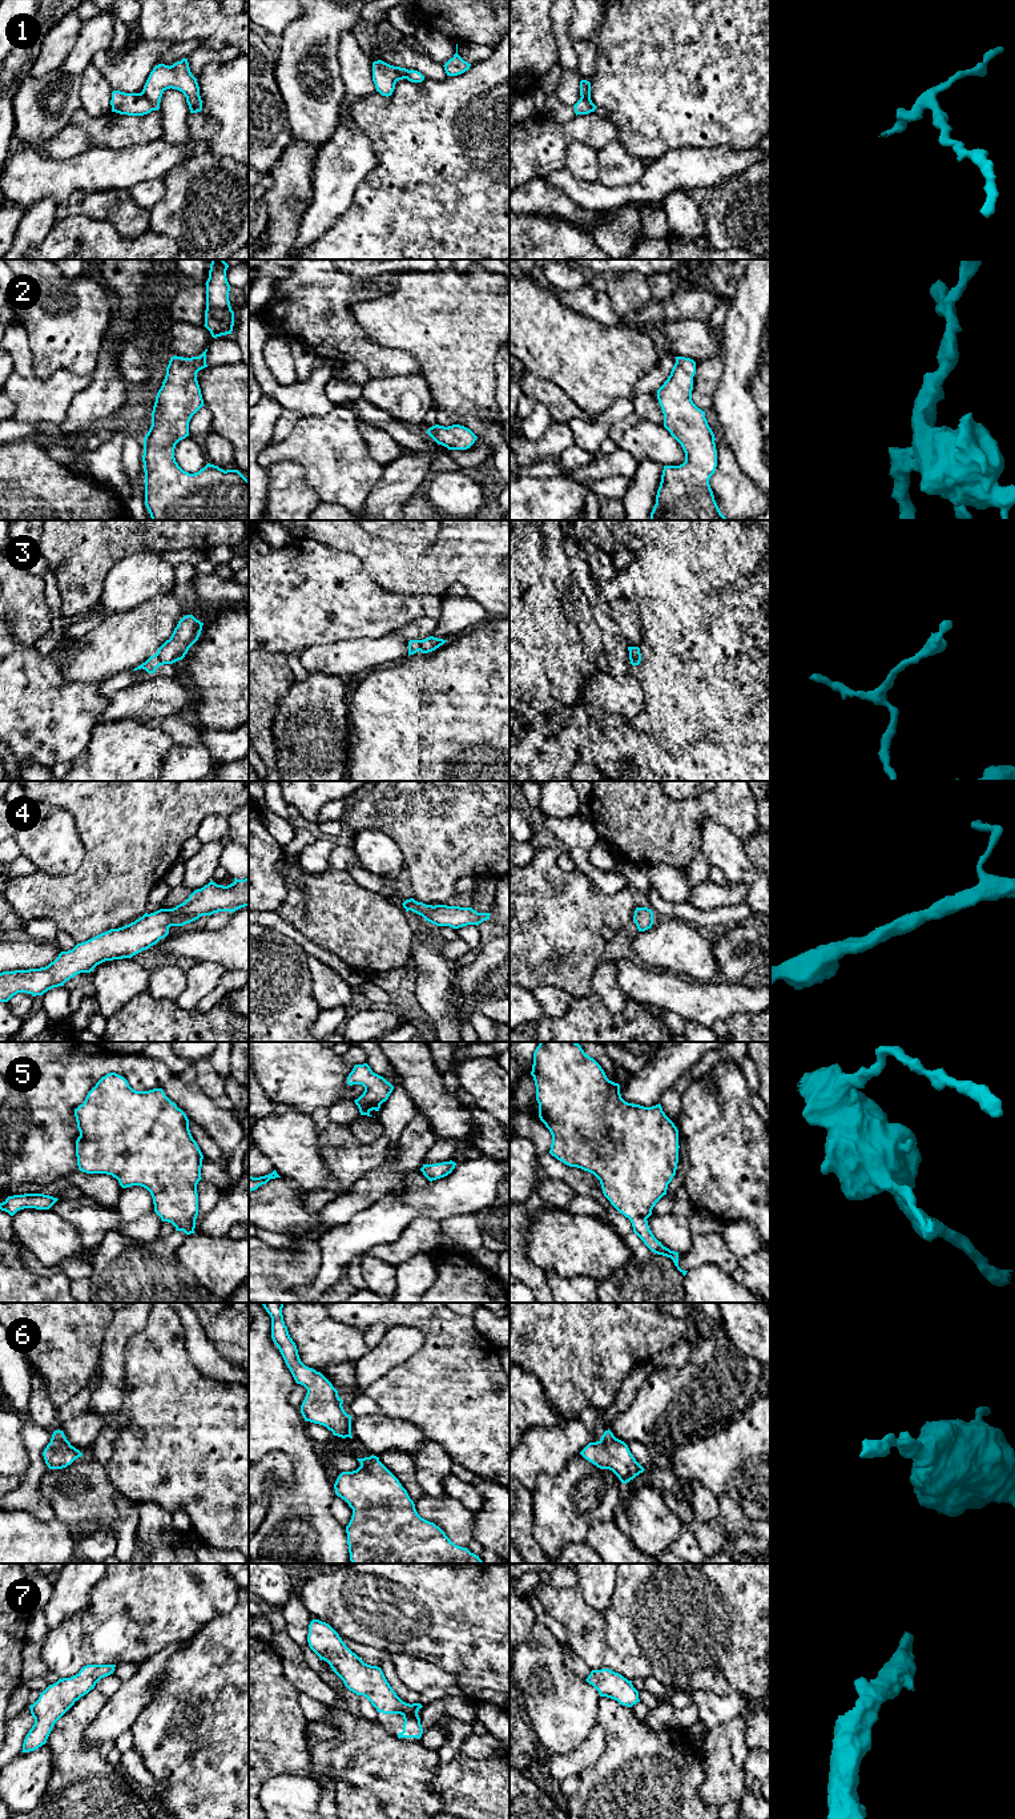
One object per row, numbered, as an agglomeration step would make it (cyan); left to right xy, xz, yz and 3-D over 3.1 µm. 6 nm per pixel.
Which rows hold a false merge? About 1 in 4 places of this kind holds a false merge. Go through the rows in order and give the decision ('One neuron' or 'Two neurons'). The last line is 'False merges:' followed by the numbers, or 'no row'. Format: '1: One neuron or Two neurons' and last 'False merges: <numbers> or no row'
1: Two neurons
2: One neuron
3: One neuron
4: One neuron
5: One neuron
6: One neuron
7: One neuron
False merges: 1

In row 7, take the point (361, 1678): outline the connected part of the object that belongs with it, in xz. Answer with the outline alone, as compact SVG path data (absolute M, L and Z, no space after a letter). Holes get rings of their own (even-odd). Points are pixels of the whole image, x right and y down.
M319 1619L310 1622L307 1642L310 1649L321 1661L330 1665L350 1691L366 1697L378 1713L403 1717L403 1731L398 1734L399 1739L420 1739L423 1729L418 1711L423 1706L403 1702L387 1682L380 1667L364 1663L345 1645L329 1623Z

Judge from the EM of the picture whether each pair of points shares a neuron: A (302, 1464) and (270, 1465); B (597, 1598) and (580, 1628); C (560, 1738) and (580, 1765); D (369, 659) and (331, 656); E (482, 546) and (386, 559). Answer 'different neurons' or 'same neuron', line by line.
A: different neurons
B: different neurons
C: different neurons
D: same neuron
E: same neuron

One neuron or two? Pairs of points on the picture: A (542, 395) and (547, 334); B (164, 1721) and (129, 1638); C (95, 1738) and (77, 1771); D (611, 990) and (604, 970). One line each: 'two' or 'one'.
A: two
B: two
C: two
D: one

